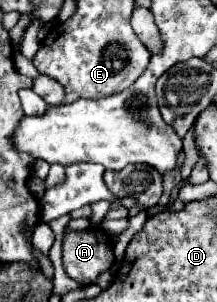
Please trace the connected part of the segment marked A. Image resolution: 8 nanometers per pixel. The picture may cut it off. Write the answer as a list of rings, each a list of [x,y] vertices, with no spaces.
[[[87,228],[65,232],[63,266],[69,278],[81,286],[97,284],[97,278],[113,264],[113,238],[105,230]]]

